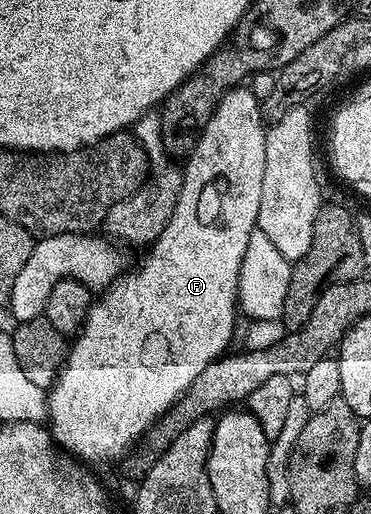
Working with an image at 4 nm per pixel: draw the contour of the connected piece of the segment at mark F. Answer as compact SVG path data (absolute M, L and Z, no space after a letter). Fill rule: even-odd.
M234 86L217 104L216 110L211 114L199 142L193 147L193 151L187 157L187 163L183 168L183 186L179 194L179 202L175 202L175 210L159 238L154 240L148 249L149 256L145 256L138 266L137 272L126 271L117 277L108 288L100 293L101 296L89 305L89 312L85 315L85 322L81 325L81 331L72 337L67 348L65 367L57 376L57 383L47 392L47 420L51 425L51 435L62 449L66 448L73 456L86 460L89 464L105 464L108 460L120 461L136 445L137 441L157 423L157 420L171 407L207 370L207 366L213 363L226 351L225 348L233 340L233 327L237 324L239 316L239 293L237 283L241 277L241 263L243 254L247 254L247 242L251 234L257 228L257 215L259 214L259 202L263 194L263 170L267 162L267 150L265 149L266 121L263 119L263 108L252 87Z

